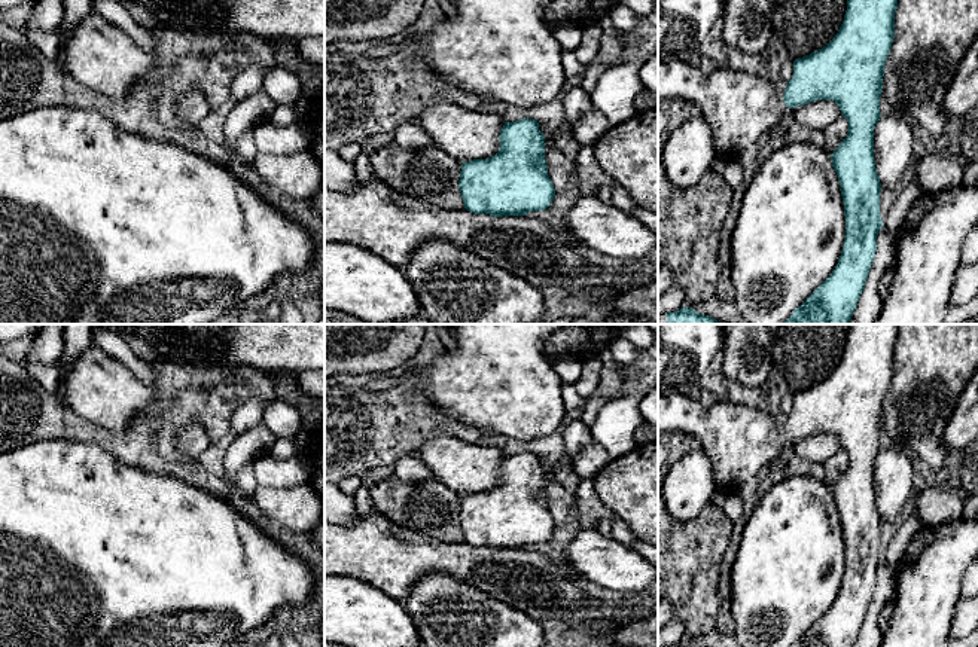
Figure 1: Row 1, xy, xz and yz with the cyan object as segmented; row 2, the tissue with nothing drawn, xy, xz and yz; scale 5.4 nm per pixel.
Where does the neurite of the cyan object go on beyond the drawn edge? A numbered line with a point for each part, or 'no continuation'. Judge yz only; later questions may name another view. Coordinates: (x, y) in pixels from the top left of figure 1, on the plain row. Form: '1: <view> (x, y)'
1: yz (740, 442)

